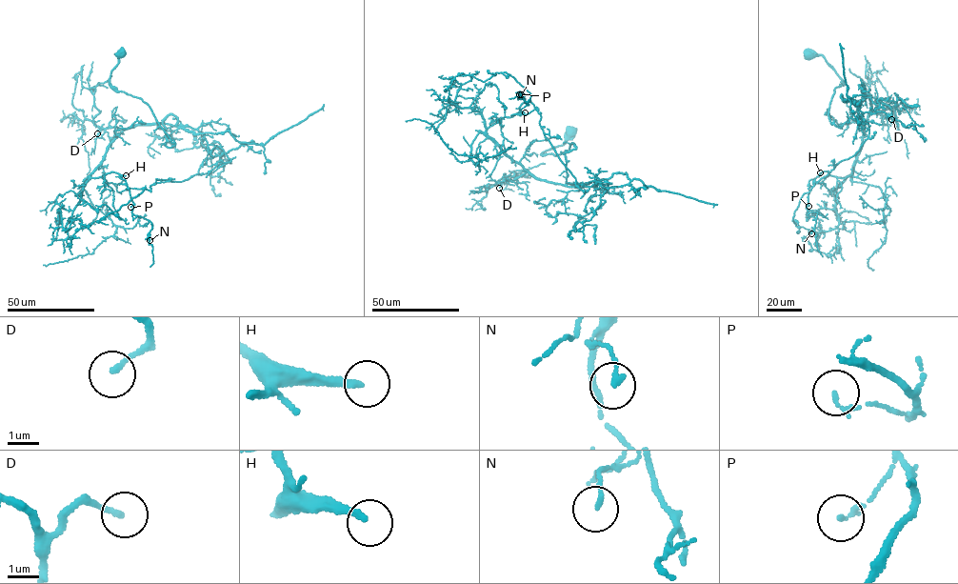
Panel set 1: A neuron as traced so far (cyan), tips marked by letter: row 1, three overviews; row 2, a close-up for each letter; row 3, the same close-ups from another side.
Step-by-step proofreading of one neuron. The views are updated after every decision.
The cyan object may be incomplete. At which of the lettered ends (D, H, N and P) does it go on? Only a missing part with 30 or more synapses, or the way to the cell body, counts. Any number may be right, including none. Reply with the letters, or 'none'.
D

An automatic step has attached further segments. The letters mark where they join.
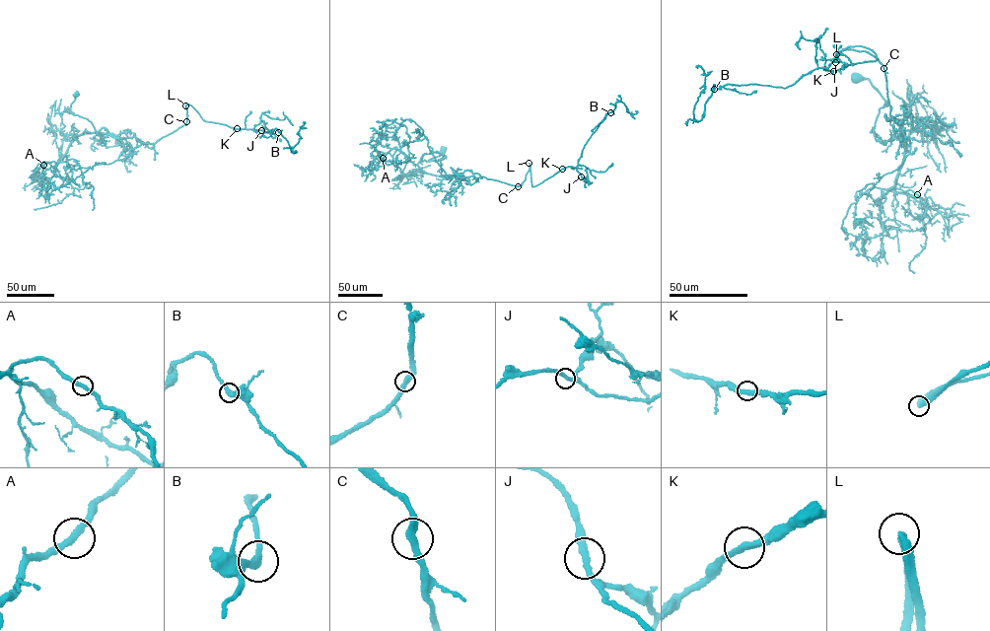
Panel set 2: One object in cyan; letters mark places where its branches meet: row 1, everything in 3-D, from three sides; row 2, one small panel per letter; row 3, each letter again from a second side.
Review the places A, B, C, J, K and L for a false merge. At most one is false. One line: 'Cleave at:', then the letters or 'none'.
Cleave at: none

